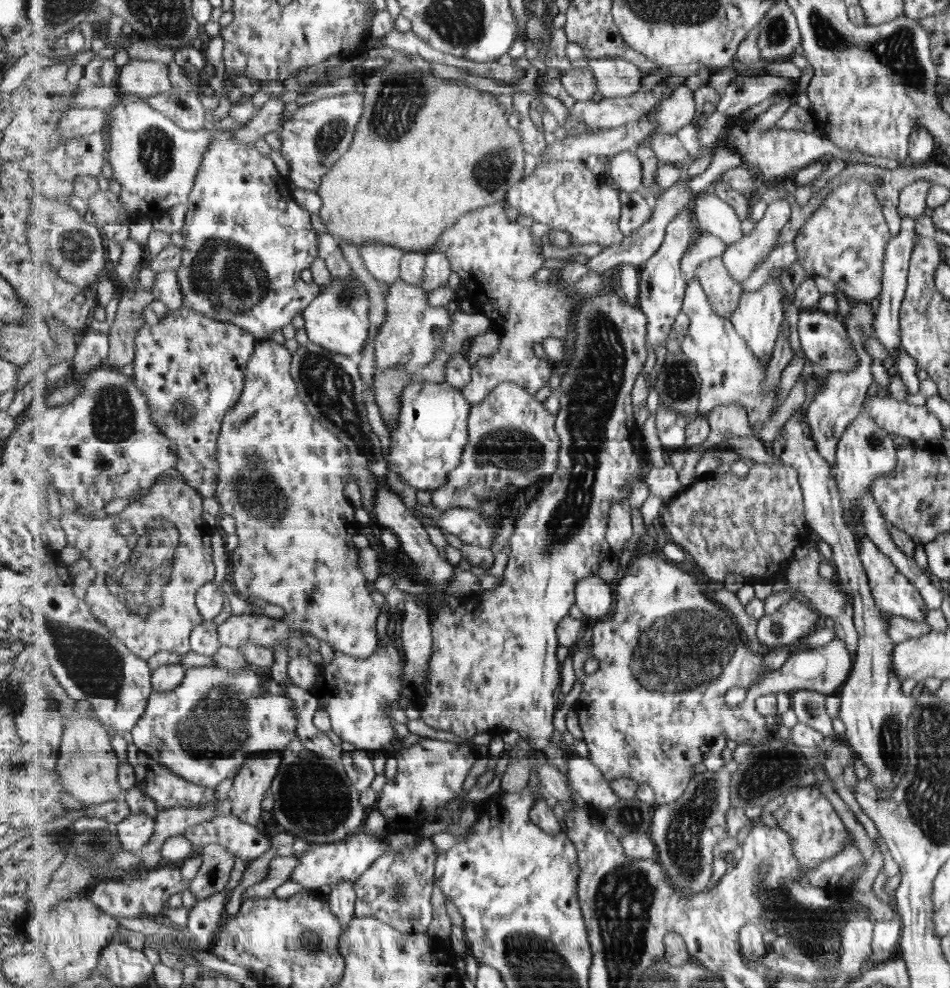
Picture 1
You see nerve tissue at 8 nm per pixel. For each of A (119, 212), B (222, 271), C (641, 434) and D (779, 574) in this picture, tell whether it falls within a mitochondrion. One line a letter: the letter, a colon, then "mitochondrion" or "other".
A: other
B: mitochondrion
C: other
D: other

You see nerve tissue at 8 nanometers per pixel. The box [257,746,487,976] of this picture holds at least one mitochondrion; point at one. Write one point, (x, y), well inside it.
(312, 794)

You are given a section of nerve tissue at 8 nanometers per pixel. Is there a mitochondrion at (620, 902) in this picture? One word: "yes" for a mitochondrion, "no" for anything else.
yes

